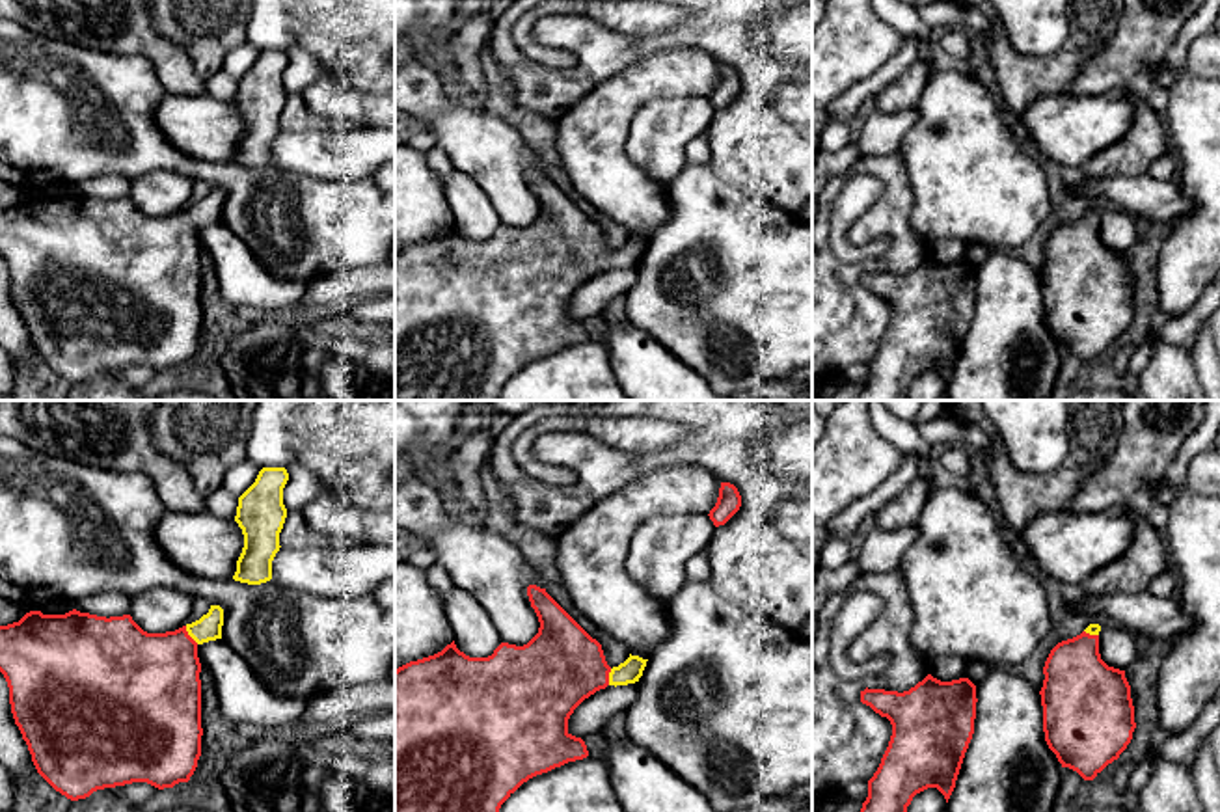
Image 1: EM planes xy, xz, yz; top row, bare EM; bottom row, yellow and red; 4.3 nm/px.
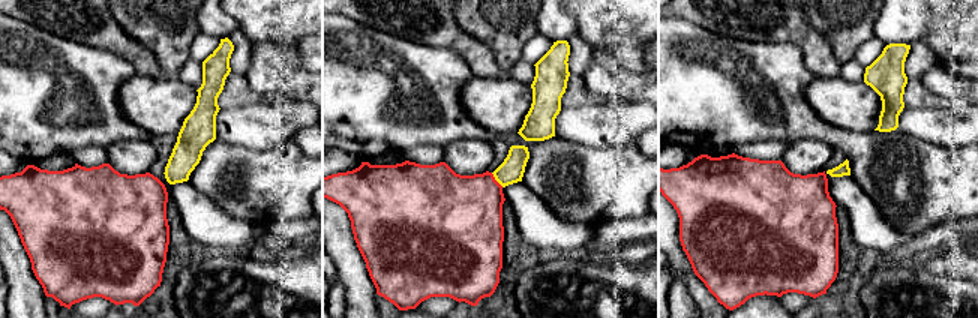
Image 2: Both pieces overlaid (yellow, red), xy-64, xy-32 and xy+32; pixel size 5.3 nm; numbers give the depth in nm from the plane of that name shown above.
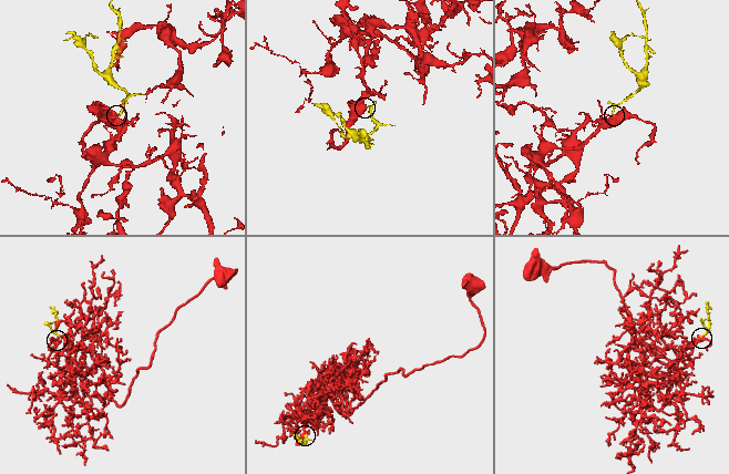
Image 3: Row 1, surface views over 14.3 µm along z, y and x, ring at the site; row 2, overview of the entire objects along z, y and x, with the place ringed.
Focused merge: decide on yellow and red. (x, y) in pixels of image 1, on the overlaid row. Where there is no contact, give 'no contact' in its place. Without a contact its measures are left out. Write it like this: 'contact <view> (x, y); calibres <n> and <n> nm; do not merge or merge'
contact xy (190, 636); calibres 110 and 400 nm; merge

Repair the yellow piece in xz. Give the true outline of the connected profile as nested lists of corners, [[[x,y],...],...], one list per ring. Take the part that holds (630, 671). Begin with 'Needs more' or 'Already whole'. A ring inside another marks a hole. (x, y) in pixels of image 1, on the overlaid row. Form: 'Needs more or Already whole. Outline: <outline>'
Needs more. Outline: [[[527,587],[540,628],[523,646],[501,643],[488,657],[469,657],[454,644],[395,670],[395,812],[499,812],[529,778],[589,756],[581,738],[568,732],[574,710],[607,685],[639,682],[648,659],[631,656],[609,667],[592,639],[548,592]]]

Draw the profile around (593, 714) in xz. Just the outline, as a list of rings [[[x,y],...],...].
[[[637,682],[628,685],[607,685],[585,698],[568,719],[568,734],[587,738],[602,732],[618,713],[626,713],[637,697]]]

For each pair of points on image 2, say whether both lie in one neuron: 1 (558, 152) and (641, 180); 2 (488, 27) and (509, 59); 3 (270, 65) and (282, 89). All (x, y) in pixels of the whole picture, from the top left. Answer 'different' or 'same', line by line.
1: same
2: same
3: same

